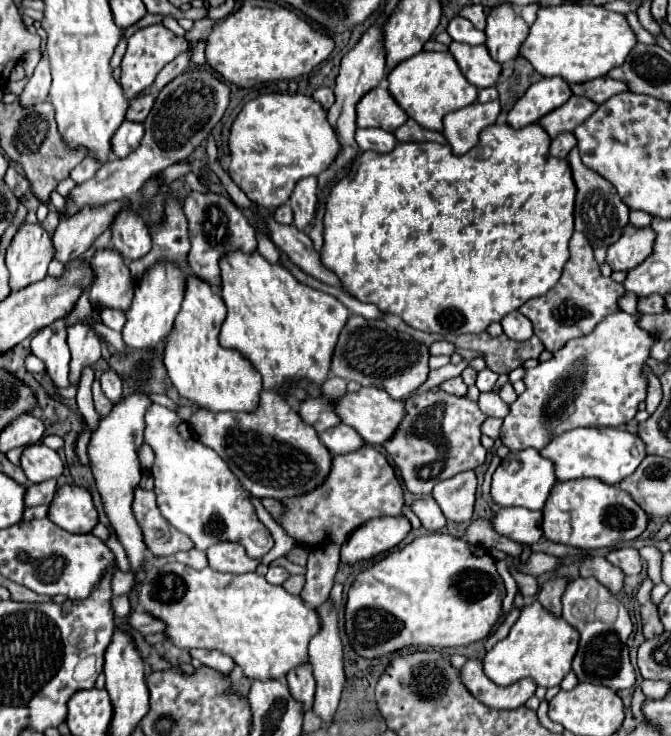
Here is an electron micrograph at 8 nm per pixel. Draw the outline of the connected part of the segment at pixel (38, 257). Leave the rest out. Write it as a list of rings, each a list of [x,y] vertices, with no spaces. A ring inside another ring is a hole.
[[[22,224],[8,246],[6,266],[10,272],[10,290],[20,290],[30,282],[44,280],[46,268],[54,258],[50,236],[40,224]]]

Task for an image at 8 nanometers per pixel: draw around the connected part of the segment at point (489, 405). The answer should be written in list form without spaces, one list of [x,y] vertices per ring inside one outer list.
[[[482,392],[478,398],[478,406],[486,416],[494,416],[494,418],[506,418],[510,410],[510,406],[504,400],[500,400],[500,396],[494,392]]]

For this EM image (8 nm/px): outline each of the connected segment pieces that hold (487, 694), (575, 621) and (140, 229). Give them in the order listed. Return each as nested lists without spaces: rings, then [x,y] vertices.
[[[466,660],[462,666],[462,682],[468,690],[490,708],[518,708],[536,692],[536,682],[532,678],[522,678],[510,686],[496,686],[488,680],[482,668],[482,660]]]
[[[576,578],[568,584],[562,596],[562,616],[568,618],[568,622],[580,632],[580,646],[572,662],[572,670],[576,672],[578,680],[602,684],[612,690],[632,688],[636,682],[636,672],[630,664],[626,646],[626,640],[632,632],[626,606],[620,604],[620,600],[616,600],[606,586],[600,586],[596,578]]]
[[[126,206],[116,216],[112,230],[112,246],[124,258],[126,264],[144,258],[152,250],[152,238],[144,220]]]

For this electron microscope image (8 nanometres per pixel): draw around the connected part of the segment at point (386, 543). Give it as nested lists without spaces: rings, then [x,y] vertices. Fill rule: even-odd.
[[[406,516],[398,518],[374,518],[360,526],[348,542],[342,544],[342,562],[356,564],[360,560],[374,558],[382,552],[388,552],[396,544],[400,544],[410,532],[410,522]]]

